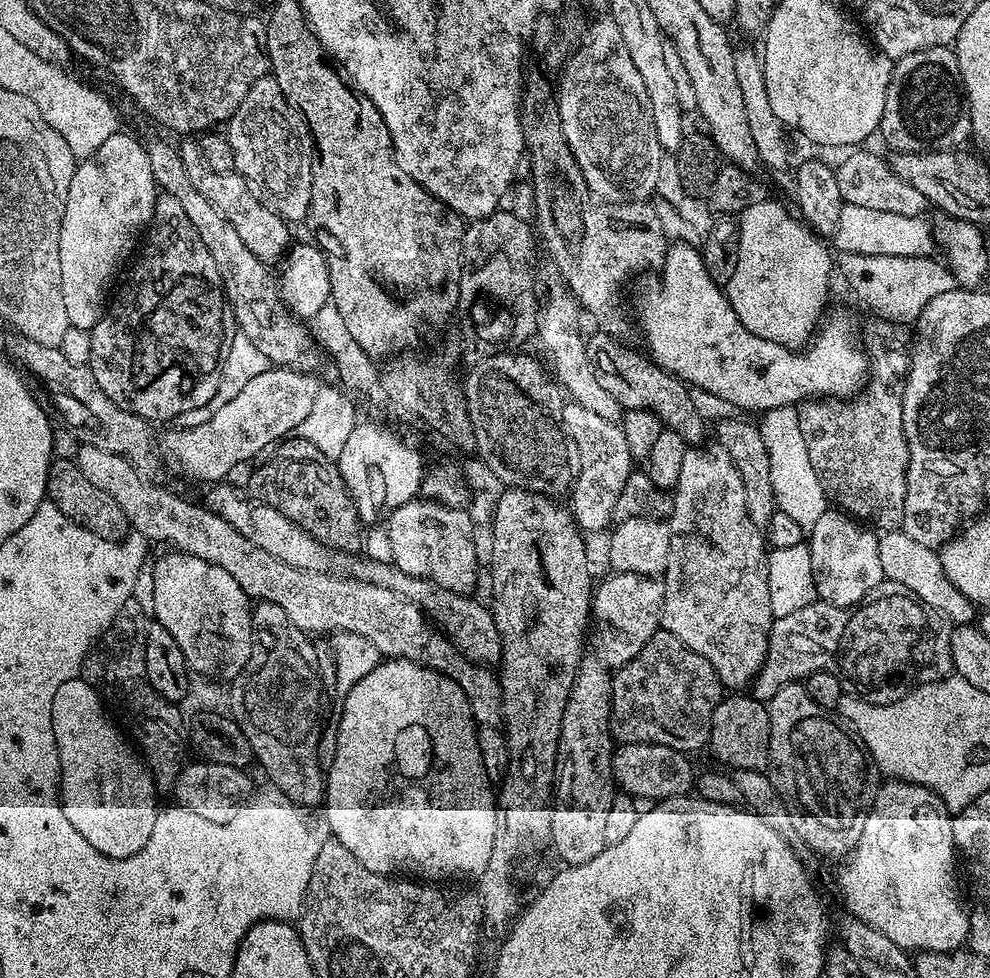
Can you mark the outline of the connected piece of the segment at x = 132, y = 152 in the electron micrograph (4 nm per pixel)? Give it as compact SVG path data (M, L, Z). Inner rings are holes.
M117 130L110 138L106 138L106 142L102 142L102 146L98 146L98 150L94 150L92 156L85 156L77 163L74 178L70 178L70 190L66 194L62 214L62 230L58 234L58 259L62 262L62 302L73 329L91 330L104 315L110 296L108 287L116 271L123 266L124 259L137 251L138 241L152 220L157 195L147 147L143 143L139 144L124 130Z

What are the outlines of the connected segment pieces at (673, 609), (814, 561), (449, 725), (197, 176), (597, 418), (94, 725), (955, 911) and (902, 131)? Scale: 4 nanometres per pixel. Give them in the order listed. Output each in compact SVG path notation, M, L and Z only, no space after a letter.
M692 446L685 451L682 458L682 470L678 474L678 482L672 492L674 500L674 510L671 517L666 520L670 530L670 554L668 555L668 565L662 573L662 583L664 586L664 605L660 611L660 622L663 631L674 634L674 638L681 640L694 654L702 654L710 666L718 674L721 684L728 690L744 690L756 679L756 675L762 670L764 660L768 656L768 639L773 622L773 615L770 608L770 587L767 582L767 560L769 549L766 547L766 536L761 525L755 524L746 510L746 494L742 486L742 478L734 466L728 453L719 446Z
M829 508L818 518L808 534L811 552L811 576L819 601L836 608L854 608L863 603L870 590L884 580L882 558L878 555L877 533L863 528L853 517L836 508Z
M384 658L380 665L366 678L355 681L352 688L344 696L344 705L340 708L340 721L336 724L334 739L336 742L336 753L334 762L326 768L326 787L324 790L324 802L322 813L328 819L328 828L331 835L366 870L374 870L374 874L391 876L393 878L415 878L420 882L448 882L451 876L472 876L479 877L484 871L486 862L490 862L490 854L494 850L496 841L496 810L498 807L497 797L494 795L494 788L491 788L490 777L484 772L484 759L480 757L482 740L476 737L478 725L472 718L472 708L464 691L456 685L451 676L445 675L443 671L426 668L422 664L407 658Z
M186 138L182 146L179 145L178 151L180 156L183 158L184 169L190 176L191 182L203 195L205 195L206 200L210 201L214 207L219 210L223 217L226 218L234 230L240 235L242 242L249 247L250 252L262 260L264 263L272 264L273 261L279 261L288 251L292 242L290 238L289 223L284 219L280 213L276 212L273 207L269 205L264 206L259 200L259 195L253 190L251 183L245 179L244 176L240 176L235 173L235 171L230 171L228 173L218 173L207 167L204 158L198 148L198 143L195 139Z
M581 411L580 421L576 424L574 452L578 457L578 471L575 473L574 483L570 489L572 518L577 528L584 534L600 532L613 523L612 511L618 494L634 471L634 461L630 454L630 446L626 446L623 427L619 423L603 420L599 411L590 411Z
M82 678L58 686L52 703L54 742L60 759L58 803L66 818L94 850L115 860L138 854L150 842L158 811L158 789L139 755L124 756L116 732L100 732L96 691Z
M889 779L884 783L879 785L878 791L875 793L867 811L868 817L862 826L862 838L856 843L856 849L848 853L846 862L844 862L848 864L842 865L840 873L836 876L841 890L844 891L844 904L852 911L849 913L855 919L882 930L882 934L886 934L886 938L890 938L890 942L894 942L899 948L905 950L916 948L915 950L920 952L951 953L963 949L968 942L968 914L965 905L960 905L960 892L956 889L956 860L958 864L958 853L954 842L954 830L952 829L952 816L950 815L949 805L945 804L933 789L924 788L921 784L908 784L905 780L893 779Z
M951 47L918 50L893 63L878 136L889 144L892 152L947 152L967 145L964 143L972 136L972 119L962 87L958 58Z

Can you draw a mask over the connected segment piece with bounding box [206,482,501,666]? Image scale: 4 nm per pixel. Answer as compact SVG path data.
M216 482L209 487L212 489L208 492L208 500L206 499L207 507L222 518L226 518L226 522L230 522L230 526L234 526L234 530L242 533L255 548L266 550L266 554L274 554L278 562L286 562L286 566L294 566L298 570L331 574L337 578L347 578L357 584L386 586L386 590L394 590L402 594L402 598L420 605L437 625L442 626L452 643L467 659L486 666L501 661L501 634L498 626L494 626L491 607L475 608L471 595L451 592L432 584L429 580L406 574L387 559L367 560L366 557L356 556L360 554L353 554L348 550L333 551L314 539L309 532L302 530L302 526L290 522L286 514L273 508L266 511L265 505L260 502L244 504L243 494L228 483L232 482Z

